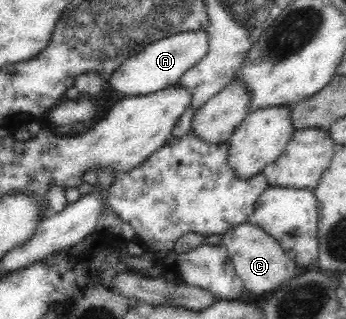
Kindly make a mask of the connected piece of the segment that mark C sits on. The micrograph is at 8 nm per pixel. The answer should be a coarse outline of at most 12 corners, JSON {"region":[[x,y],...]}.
{"region":[[245,222],[223,234],[244,289],[261,295],[297,275],[281,244]]}

